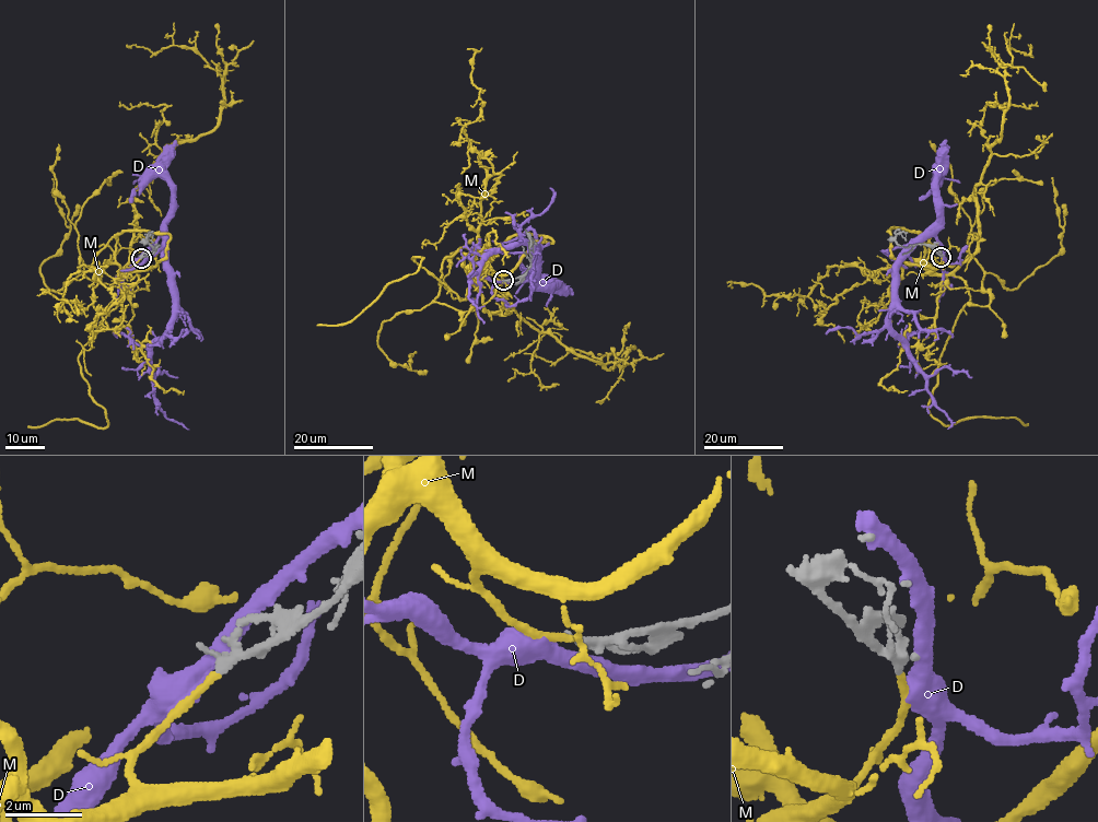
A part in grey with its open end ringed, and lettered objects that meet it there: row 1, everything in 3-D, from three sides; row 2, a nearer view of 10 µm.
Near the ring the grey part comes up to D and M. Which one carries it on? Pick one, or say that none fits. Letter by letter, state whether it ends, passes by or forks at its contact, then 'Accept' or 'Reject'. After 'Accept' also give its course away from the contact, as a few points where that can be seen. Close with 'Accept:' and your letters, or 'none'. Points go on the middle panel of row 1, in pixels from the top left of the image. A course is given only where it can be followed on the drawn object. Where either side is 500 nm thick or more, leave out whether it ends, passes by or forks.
D: It passes by. Reject
M: It ends there. Accept. Its course: (503, 280), (481, 270), (486, 310), (510, 308), (616, 365), (576, 349), (555, 363), (533, 353)
Accept: M

